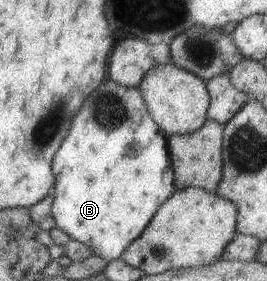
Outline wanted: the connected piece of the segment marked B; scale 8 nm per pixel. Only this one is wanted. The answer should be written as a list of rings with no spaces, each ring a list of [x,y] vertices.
[[[110,79],[103,80],[100,88],[96,88],[96,92],[92,90],[82,108],[72,116],[70,130],[55,152],[51,160],[51,171],[55,176],[51,215],[55,226],[108,262],[118,259],[126,245],[140,236],[153,212],[176,189],[167,137],[152,120],[137,87],[120,86]]]

